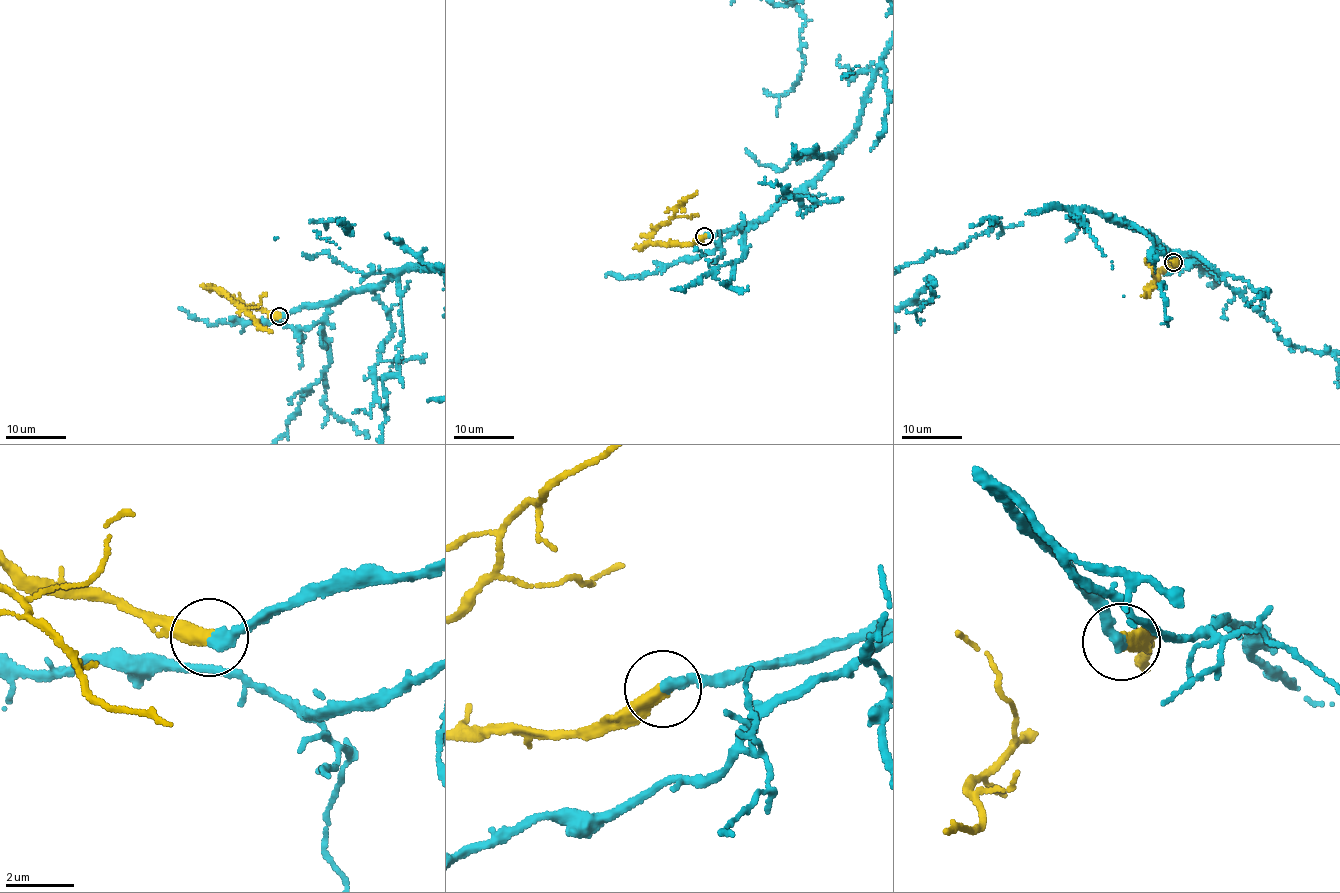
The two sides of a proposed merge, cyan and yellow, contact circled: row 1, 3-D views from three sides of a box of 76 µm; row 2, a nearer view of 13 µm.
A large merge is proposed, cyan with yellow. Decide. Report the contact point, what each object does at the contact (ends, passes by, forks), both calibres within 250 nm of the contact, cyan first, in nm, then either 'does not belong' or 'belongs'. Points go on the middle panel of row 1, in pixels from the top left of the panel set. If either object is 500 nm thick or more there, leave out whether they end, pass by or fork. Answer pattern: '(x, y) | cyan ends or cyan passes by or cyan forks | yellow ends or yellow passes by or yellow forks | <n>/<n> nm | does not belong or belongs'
(704, 236) | cyan ends | yellow ends | 400/440 nm | belongs

